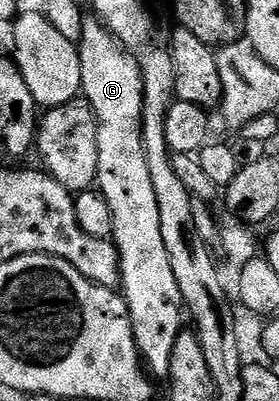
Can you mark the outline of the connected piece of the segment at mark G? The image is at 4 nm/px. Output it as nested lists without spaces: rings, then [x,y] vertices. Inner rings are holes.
[[[99,19],[85,22],[78,48],[82,96],[90,103],[98,127],[96,185],[114,219],[111,240],[120,256],[119,288],[128,305],[140,360],[153,378],[164,379],[170,371],[174,345],[182,332],[183,325],[180,324],[186,321],[186,310],[170,267],[170,255],[166,255],[166,243],[162,243],[158,199],[154,199],[154,183],[150,183],[150,167],[146,167],[146,151],[142,143],[142,71]]]

